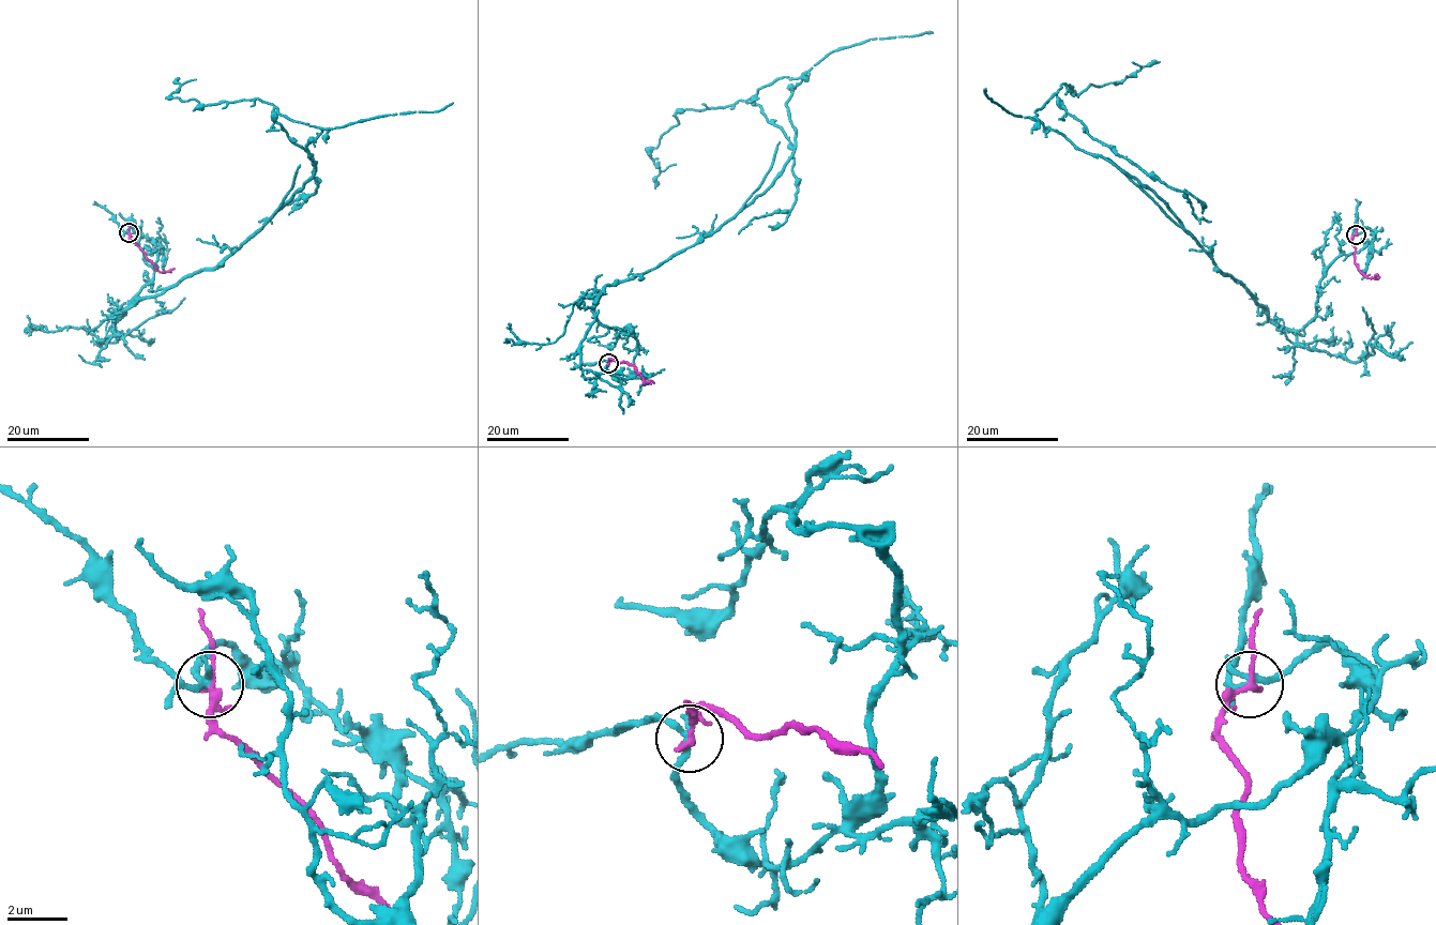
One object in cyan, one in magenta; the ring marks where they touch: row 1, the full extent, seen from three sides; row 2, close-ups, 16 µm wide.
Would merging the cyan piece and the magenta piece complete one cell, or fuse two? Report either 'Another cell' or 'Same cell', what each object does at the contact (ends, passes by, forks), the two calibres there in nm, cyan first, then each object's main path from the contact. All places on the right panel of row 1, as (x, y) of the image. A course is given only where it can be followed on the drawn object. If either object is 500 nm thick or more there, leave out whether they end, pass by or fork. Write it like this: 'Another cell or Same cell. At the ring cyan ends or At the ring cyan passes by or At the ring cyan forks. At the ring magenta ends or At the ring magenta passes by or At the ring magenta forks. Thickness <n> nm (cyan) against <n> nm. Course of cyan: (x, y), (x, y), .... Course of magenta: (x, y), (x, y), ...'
Another cell. At the ring cyan passes by. At the ring magenta passes by. Thickness 240 nm (cyan) against 220 nm. Course of cyan: (1356, 234), (1375, 237), (1327, 269), (1316, 316), (1284, 330), (1152, 191), (1033, 111), (1057, 95), (1211, 222). Course of magenta: (1356, 234), (1351, 240), (1355, 264), (1369, 278), (1376, 278), (1378, 273)

